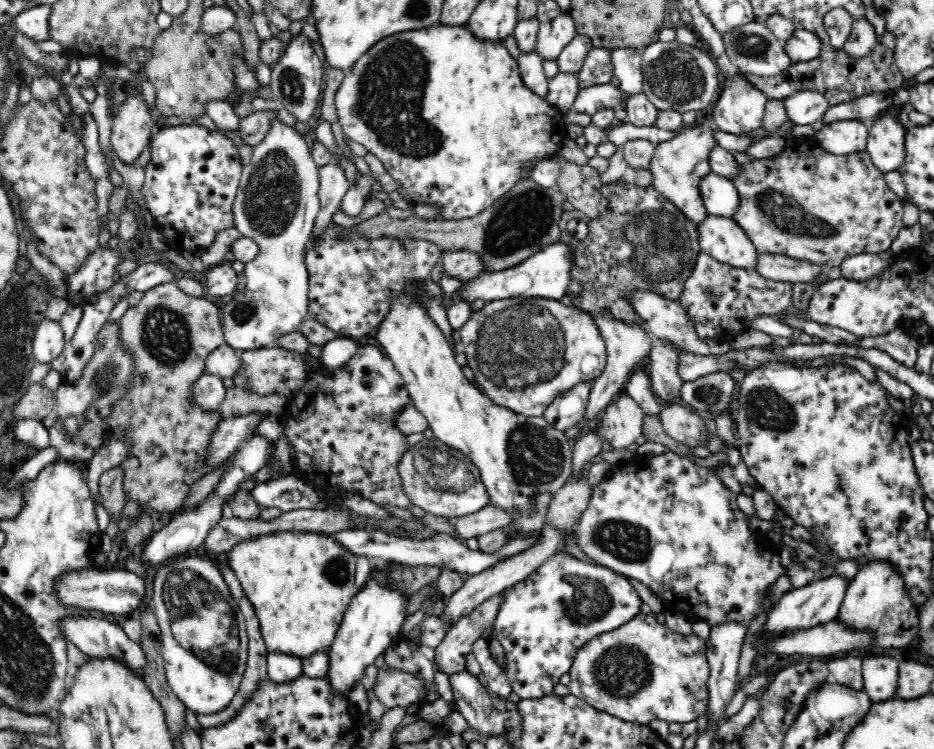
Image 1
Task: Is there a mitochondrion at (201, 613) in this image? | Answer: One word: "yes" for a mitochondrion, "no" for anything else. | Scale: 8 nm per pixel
yes

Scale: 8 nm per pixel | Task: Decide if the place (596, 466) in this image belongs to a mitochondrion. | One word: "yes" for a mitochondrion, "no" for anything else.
no

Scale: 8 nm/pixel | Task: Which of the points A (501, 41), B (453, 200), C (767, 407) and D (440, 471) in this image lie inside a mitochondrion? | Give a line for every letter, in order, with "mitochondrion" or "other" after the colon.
A: other
B: other
C: mitochondrion
D: mitochondrion

